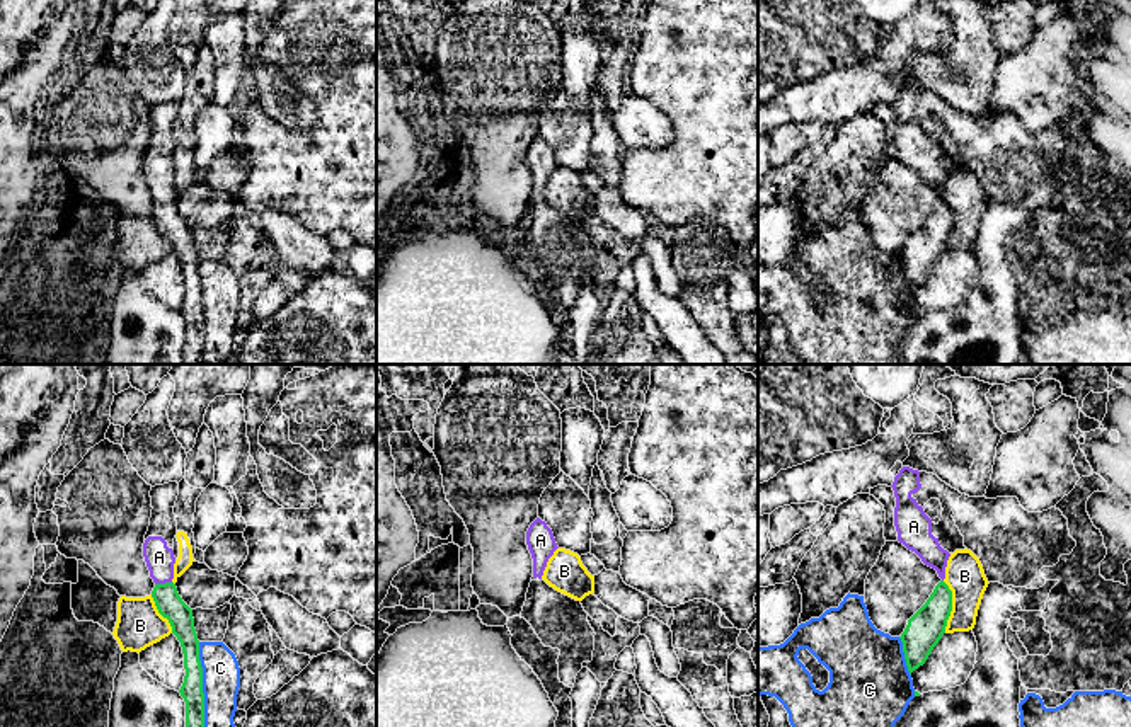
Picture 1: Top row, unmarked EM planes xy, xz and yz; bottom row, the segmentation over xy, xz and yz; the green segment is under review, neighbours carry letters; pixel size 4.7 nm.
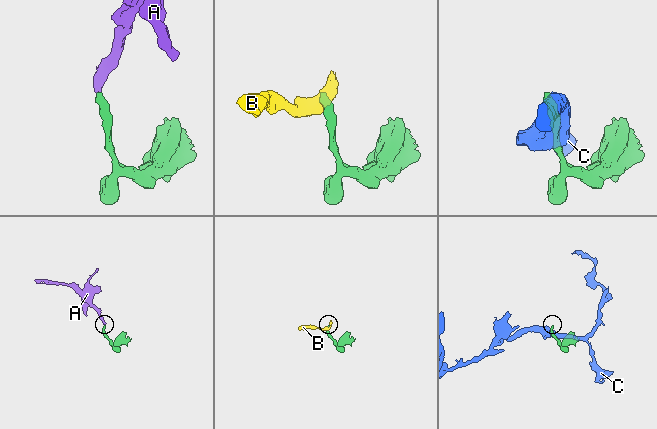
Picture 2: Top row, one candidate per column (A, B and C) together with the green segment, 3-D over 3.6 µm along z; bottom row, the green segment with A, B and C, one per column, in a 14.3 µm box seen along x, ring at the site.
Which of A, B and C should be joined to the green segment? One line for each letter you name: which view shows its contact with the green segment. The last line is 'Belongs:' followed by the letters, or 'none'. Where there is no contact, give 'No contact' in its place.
A: Touches green in xy
Belongs: A

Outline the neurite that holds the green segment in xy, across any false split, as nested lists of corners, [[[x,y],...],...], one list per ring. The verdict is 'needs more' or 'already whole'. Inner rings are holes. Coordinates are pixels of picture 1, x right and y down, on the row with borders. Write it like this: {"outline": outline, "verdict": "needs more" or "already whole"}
{"outline": [[[177,482],[152,487],[153,509],[145,535],[143,557],[155,582],[152,591],[155,606],[169,620],[172,633],[182,647],[186,676],[179,693],[186,701],[186,727],[204,727],[203,667],[192,610],[182,601],[172,582],[175,564],[174,538],[177,535],[174,506],[177,495]]], "verdict": "needs more"}

